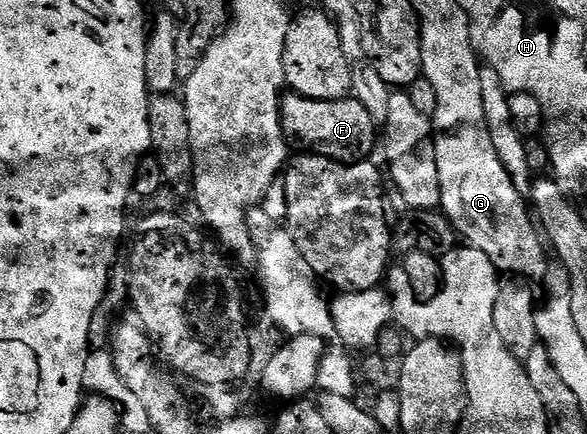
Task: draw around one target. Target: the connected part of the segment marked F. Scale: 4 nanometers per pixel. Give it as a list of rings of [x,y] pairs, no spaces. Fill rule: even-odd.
[[[301,94],[281,95],[281,127],[286,143],[298,146],[298,151],[320,154],[336,162],[363,162],[379,146],[379,123],[355,97],[339,100],[311,100]]]

